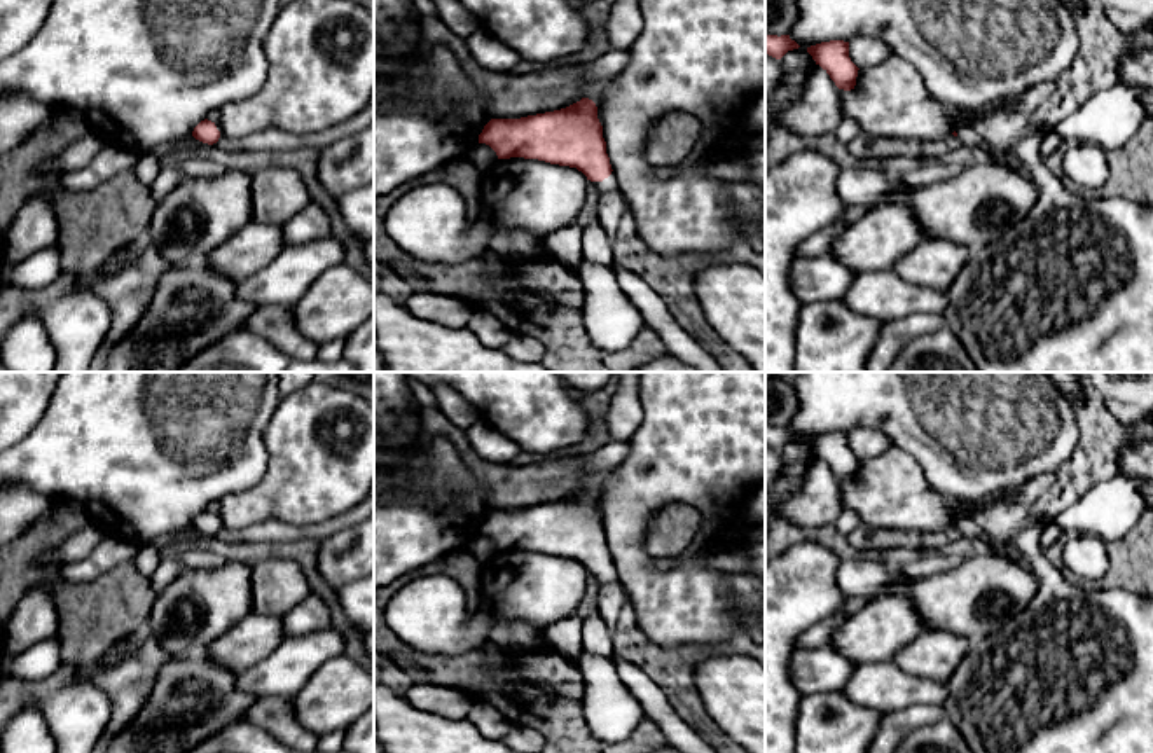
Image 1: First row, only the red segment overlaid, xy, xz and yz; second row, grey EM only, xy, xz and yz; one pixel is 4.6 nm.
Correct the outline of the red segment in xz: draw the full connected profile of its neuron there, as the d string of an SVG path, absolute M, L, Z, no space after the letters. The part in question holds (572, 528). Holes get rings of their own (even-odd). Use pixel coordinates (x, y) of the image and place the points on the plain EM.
M589 489L554 503L491 510L479 535L489 536L498 550L524 549L576 559L599 585L618 582L597 498Z

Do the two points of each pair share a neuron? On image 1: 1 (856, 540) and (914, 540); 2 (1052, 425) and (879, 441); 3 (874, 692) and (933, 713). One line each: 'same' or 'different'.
1: same
2: different
3: different

